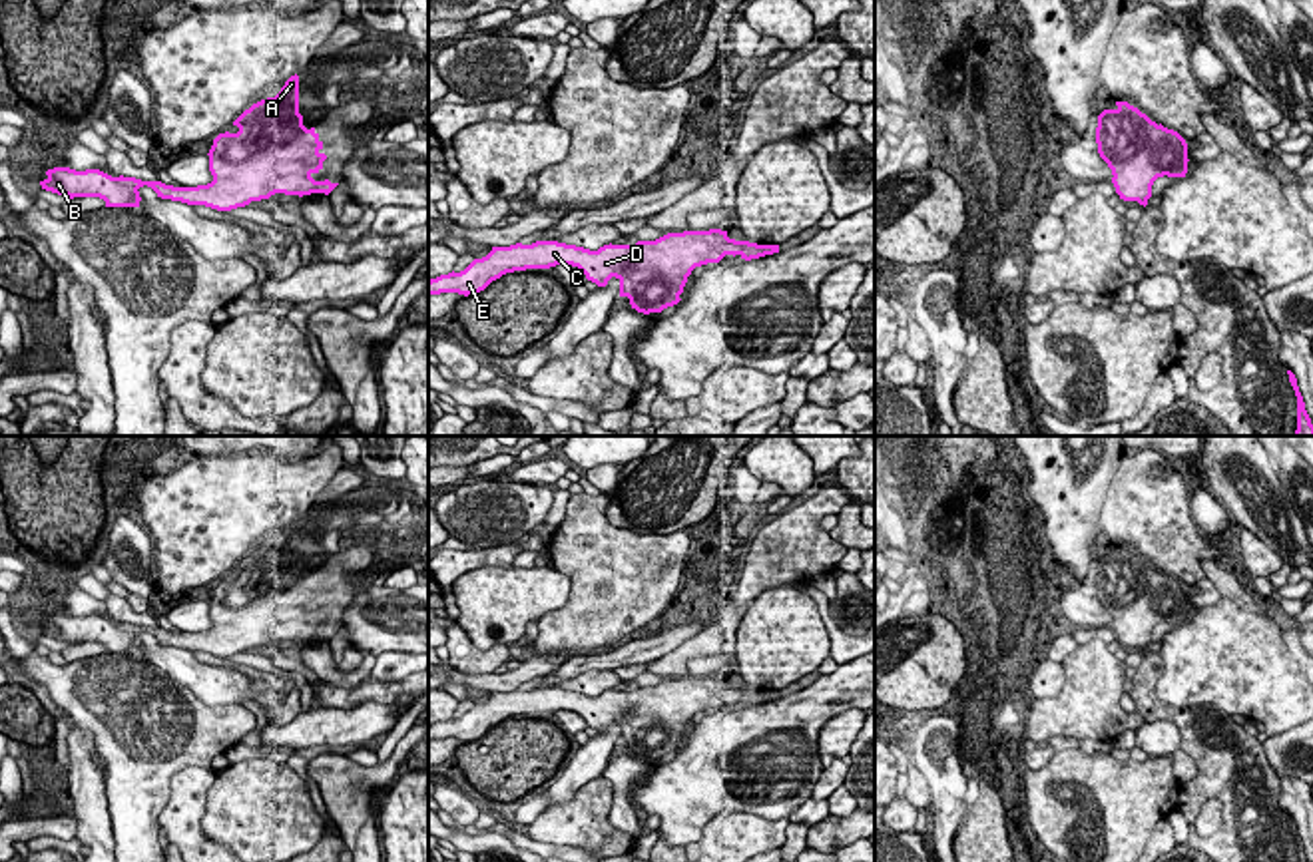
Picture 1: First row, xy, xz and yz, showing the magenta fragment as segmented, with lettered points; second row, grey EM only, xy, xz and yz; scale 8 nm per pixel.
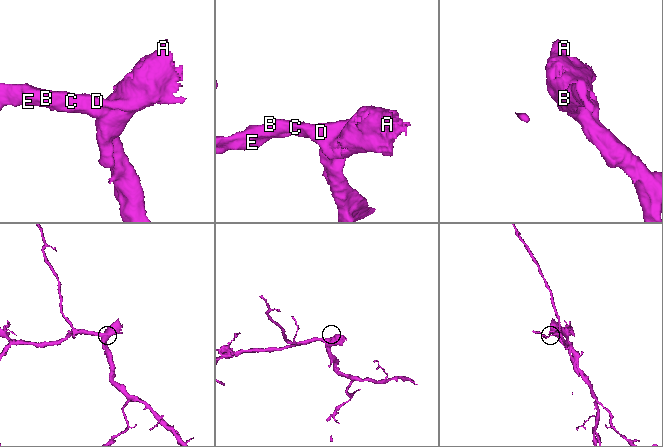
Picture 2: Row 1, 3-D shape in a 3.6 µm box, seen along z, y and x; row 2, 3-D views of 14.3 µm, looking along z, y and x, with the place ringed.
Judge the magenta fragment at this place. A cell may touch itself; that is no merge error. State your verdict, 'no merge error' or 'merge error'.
no merge error

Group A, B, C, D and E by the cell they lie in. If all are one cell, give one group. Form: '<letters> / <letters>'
A B C D E

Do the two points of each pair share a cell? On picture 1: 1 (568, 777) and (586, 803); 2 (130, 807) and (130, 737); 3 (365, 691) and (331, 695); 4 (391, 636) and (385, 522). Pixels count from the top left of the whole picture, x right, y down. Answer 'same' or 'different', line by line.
1: different
2: same
3: same
4: different

